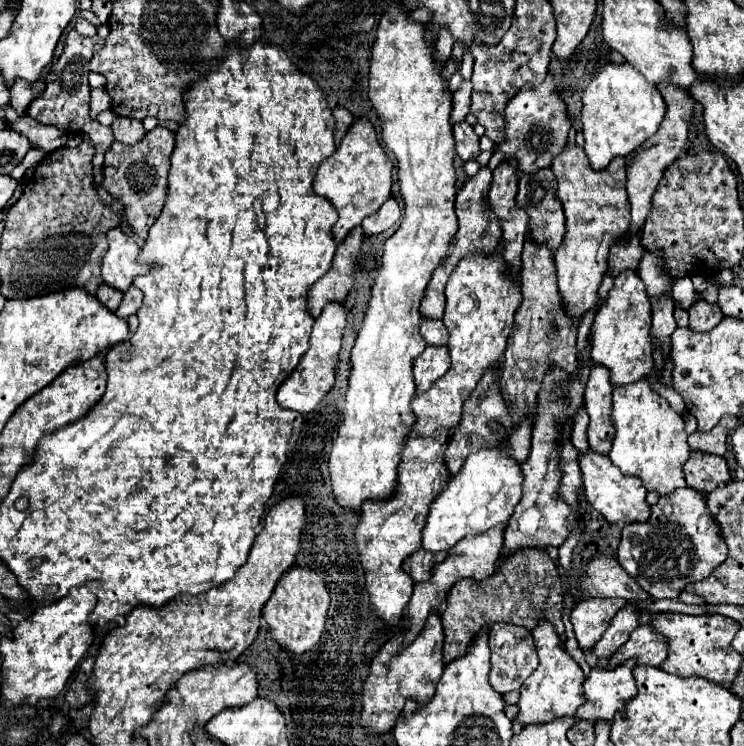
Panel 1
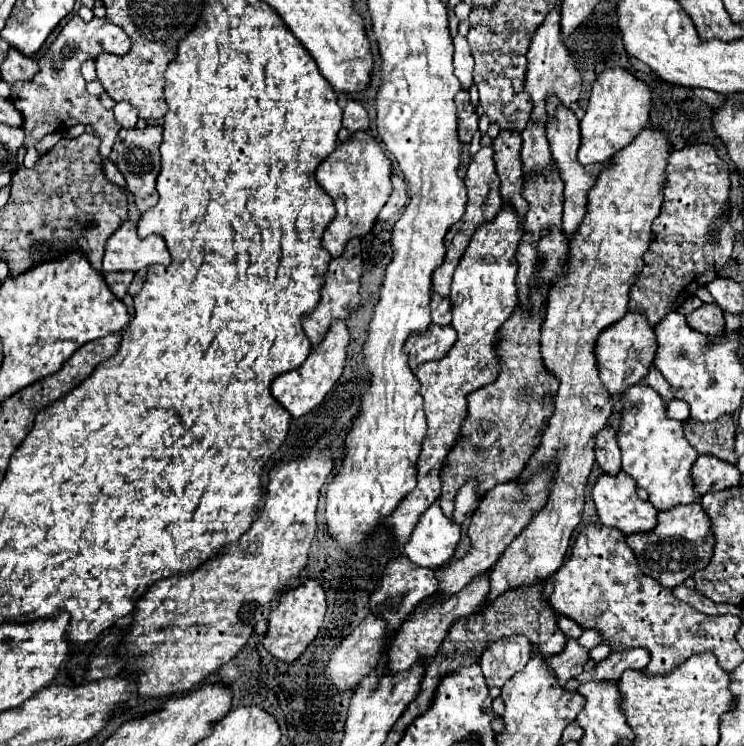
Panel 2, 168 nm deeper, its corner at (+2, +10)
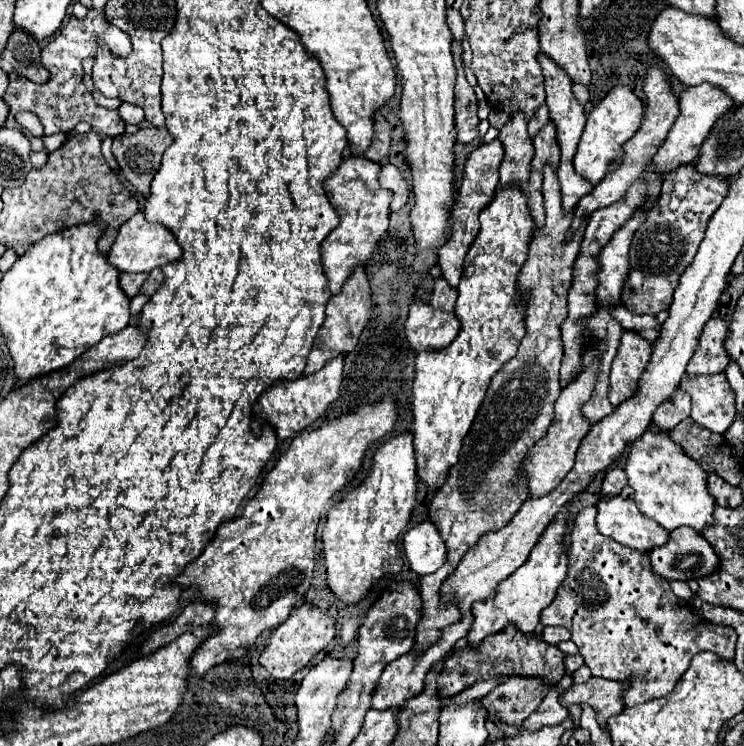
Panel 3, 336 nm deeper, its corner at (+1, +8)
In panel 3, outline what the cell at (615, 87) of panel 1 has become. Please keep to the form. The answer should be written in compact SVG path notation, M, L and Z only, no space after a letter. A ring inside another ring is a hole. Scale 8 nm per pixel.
M615 86L591 112L581 136L581 142L577 146L573 166L579 176L591 182L591 186L597 186L611 170L617 170L623 162L623 146L629 138L635 136L643 122L643 102L627 88L627 86Z

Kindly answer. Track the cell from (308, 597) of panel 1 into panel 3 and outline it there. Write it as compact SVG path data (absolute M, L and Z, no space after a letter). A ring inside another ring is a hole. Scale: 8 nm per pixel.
M303 604L301 608L293 610L291 616L273 630L269 646L261 652L259 662L261 666L277 680L289 680L295 672L305 668L313 656L317 656L321 650L329 646L329 642L335 636L335 622L323 614L319 608Z

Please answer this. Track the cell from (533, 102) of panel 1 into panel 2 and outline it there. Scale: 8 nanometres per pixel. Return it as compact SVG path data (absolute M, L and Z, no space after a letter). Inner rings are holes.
M558 6L554 12L550 12L546 16L542 26L534 32L526 58L528 58L528 70L526 70L526 80L524 80L524 92L530 96L530 102L532 102L530 122L546 124L548 122L548 112L546 112L548 96L556 96L560 100L560 104L568 108L572 102L578 100L578 94L580 94L580 72L578 72L574 60L570 58L570 54L564 46L562 34L558 30Z

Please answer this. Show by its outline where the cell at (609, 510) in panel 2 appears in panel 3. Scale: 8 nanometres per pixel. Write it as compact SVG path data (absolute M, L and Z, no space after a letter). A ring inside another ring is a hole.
M613 496L611 500L601 500L597 504L597 530L607 536L613 538L615 542L631 548L631 550L639 550L639 552L651 552L657 546L667 544L669 540L669 532L663 532L663 528L659 528L659 524L655 524L655 520L647 520L637 508L633 500L623 500L621 496Z

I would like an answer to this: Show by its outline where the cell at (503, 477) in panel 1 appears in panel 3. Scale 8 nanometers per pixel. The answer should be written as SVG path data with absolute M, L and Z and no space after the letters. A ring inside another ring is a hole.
M429 520L413 526L403 536L403 550L411 570L419 576L433 574L435 570L439 570L447 556L443 538L439 536L435 524L431 524Z

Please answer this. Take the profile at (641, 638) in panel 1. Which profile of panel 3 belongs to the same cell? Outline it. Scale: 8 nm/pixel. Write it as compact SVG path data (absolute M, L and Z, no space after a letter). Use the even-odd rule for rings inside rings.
M589 678L583 684L575 684L563 696L563 704L567 708L573 704L589 704L595 710L599 726L607 728L607 720L623 712L623 700L619 700L619 692L623 692L623 684L615 684L613 680L603 678Z

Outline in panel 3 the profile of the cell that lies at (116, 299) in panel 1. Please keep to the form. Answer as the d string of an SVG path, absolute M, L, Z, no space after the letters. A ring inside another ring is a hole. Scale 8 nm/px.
M121 274L121 288L123 288L123 292L129 298L137 296L139 290L141 290L141 284L147 280L147 276L149 274Z

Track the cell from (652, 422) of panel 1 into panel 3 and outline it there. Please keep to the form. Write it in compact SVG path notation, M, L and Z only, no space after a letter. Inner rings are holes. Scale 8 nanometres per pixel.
M647 428L645 436L635 440L627 456L625 474L629 486L635 490L635 504L647 518L655 520L667 532L673 532L679 526L689 526L697 532L703 532L707 526L715 526L713 510L715 498L707 492L707 474L689 458L679 452L679 446L671 442L669 434L659 436Z

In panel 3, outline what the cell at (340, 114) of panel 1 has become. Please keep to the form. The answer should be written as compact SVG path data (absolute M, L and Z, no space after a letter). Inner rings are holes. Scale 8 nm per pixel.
M375 114L375 138L365 158L373 162L381 162L383 158L387 158L389 148L391 148L391 124L381 114Z

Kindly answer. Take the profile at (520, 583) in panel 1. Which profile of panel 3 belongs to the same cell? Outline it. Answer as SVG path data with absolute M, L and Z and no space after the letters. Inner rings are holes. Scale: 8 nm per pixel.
M507 626L507 630L503 630L501 634L493 634L485 638L477 650L471 650L467 646L465 650L453 650L447 656L447 664L443 666L443 672L439 672L439 698L445 700L473 686L477 680L487 680L487 674L489 676L533 676L533 678L541 678L547 686L551 686L557 684L565 674L563 652L557 650L557 646L545 644L539 636L527 638L517 628Z

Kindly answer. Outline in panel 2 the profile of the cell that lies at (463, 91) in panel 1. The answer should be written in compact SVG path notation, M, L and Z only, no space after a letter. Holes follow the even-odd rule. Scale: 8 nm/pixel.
M462 36L454 38L454 68L456 68L456 76L462 82L462 88L468 92L472 86L472 70L474 70L474 58L470 54L468 42Z

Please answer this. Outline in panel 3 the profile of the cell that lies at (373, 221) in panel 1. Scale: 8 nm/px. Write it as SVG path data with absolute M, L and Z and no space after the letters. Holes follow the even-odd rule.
M383 164L381 168L381 176L379 176L379 184L381 188L389 188L393 192L393 200L391 200L391 212L399 210L405 206L407 196L409 196L409 186L401 174L401 170L393 164Z

